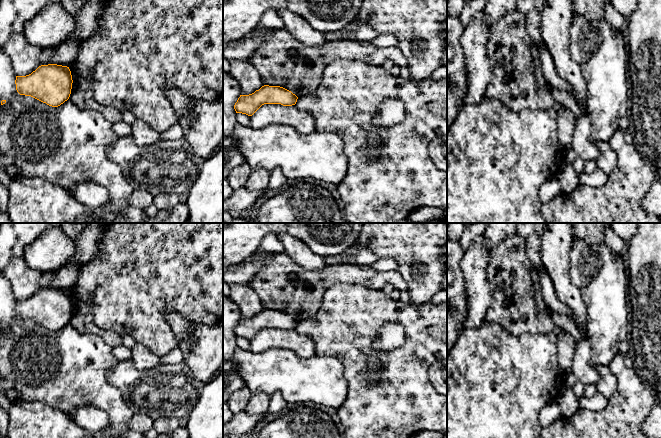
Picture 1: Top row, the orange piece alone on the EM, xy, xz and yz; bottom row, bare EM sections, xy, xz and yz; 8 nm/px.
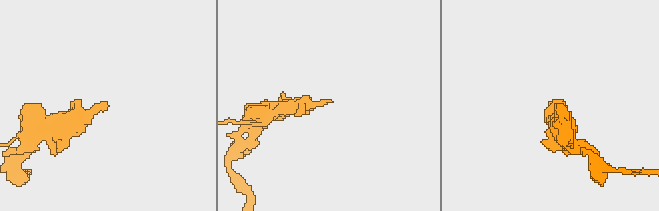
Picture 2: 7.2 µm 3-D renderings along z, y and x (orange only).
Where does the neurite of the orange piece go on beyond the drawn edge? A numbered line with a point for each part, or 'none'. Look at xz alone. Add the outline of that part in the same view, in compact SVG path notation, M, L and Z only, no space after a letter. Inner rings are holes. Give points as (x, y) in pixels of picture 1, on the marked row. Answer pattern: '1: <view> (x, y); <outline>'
none

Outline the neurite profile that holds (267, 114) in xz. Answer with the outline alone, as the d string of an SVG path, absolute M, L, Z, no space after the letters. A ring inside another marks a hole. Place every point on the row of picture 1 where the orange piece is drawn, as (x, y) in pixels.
M264 104L252 116L250 127L260 129L271 124L292 126L301 134L311 134L315 131L314 119L295 105Z

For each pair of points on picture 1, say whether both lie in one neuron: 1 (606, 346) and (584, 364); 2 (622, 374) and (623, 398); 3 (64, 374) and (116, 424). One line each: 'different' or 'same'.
1: different
2: same
3: same

